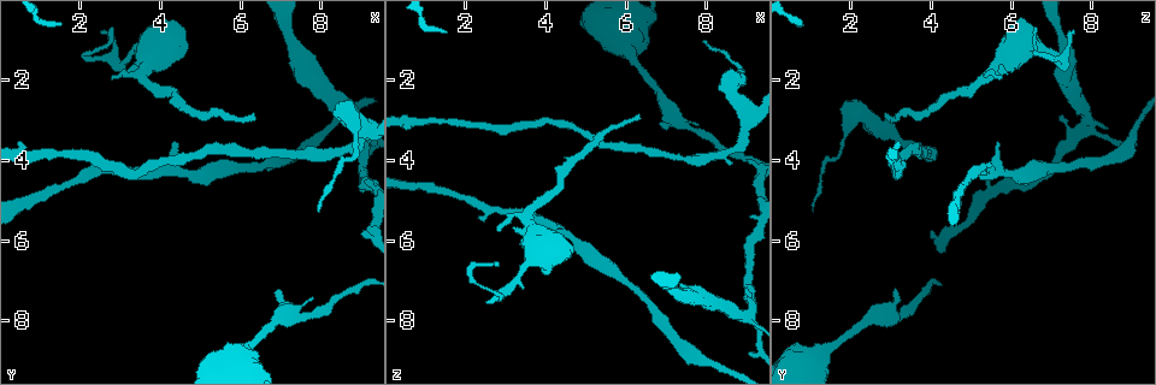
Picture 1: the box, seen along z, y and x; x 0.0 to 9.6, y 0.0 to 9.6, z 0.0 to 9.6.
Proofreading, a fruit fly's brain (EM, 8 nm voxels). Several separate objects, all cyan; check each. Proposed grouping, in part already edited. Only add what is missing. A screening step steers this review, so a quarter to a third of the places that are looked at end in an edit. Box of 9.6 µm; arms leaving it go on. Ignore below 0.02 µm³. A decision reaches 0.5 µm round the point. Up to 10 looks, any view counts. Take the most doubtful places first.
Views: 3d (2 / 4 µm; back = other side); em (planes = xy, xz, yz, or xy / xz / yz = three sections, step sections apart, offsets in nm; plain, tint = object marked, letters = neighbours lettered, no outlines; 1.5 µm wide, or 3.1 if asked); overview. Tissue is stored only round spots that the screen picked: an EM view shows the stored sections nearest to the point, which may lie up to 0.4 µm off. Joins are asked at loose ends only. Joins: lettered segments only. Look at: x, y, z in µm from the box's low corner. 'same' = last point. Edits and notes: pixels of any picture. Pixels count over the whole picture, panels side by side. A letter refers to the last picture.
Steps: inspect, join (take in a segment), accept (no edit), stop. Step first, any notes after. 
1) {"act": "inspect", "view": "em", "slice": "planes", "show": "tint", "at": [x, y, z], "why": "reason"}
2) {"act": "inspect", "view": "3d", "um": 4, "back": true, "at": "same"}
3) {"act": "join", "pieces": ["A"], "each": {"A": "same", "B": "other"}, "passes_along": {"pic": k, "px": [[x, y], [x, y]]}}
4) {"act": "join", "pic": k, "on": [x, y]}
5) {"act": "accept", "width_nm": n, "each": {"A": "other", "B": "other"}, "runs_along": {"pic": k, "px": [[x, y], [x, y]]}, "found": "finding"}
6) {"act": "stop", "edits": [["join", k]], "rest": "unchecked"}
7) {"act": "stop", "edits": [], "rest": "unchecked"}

{"act": "inspect", "view": "3d", "um": 4, "back": true, "at": [9.00, 2.90, 7.15], "why": "free end"}

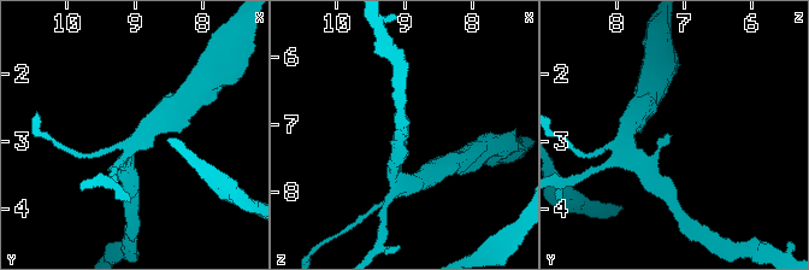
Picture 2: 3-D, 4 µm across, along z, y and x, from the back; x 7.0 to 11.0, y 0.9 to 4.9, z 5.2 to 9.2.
{"act": "inspect", "view": "em", "slice": "planes", "show": "plain", "at": "same", "why": "need the tissue"}

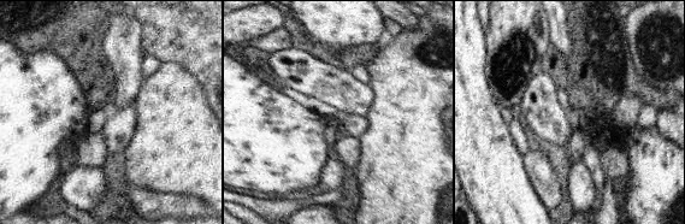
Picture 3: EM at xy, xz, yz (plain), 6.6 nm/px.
{"act": "inspect", "view": "em", "slice": "planes", "show": "letters", "at": "same"}

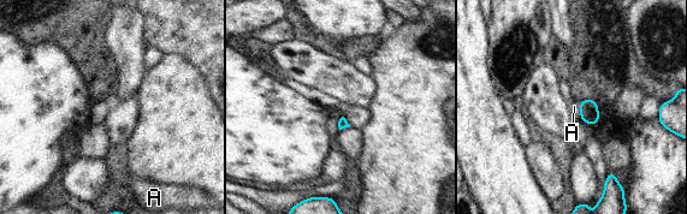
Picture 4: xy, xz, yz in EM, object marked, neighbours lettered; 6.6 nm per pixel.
{"act": "accept", "longest_contact_nm": ["A", 110], "each": {"A": "other"}, "border": {"pic": 4, "px": [[576, 102], [580, 110], [580, 118]]}, "found": "none of them fits"}

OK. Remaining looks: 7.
{"act": "inspect", "view": "em", "slice": "planes", "show": "letters", "at": [9.05, 5.85, 4.00], "why": "branch stops here"}

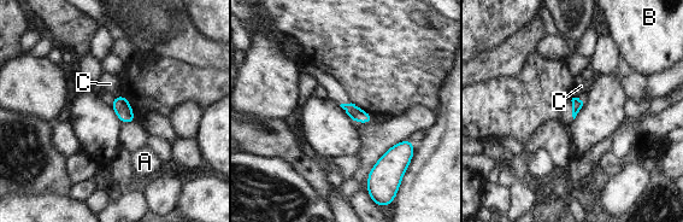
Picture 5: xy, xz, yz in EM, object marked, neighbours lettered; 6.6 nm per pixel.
{"act": "accept", "each": {"A": "other", "B": "other", "C": "other"}, "found": "no lettered segment goes on from it"}

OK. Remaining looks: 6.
{"act": "inspect", "view": "em", "slice": "yz", "step": 8, "show": "letters", "at": [6.90, 7.25, 3.15], "why": "free end"}

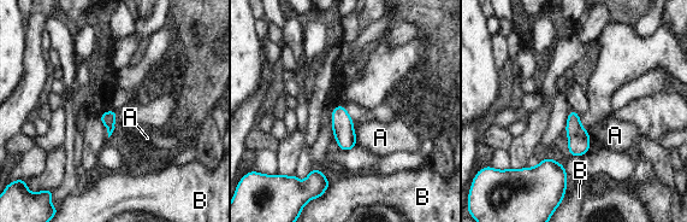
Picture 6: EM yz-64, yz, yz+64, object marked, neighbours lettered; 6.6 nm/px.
{"act": "accept", "each": {"A": "other", "B": "other"}, "found": "no lettered segment goes on from it"}

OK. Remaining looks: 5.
{"act": "inspect", "view": "em", "slice": "yz", "step": 8, "show": "letters", "at": [7.90, 5.25, 1.05], "why": "an open end"}

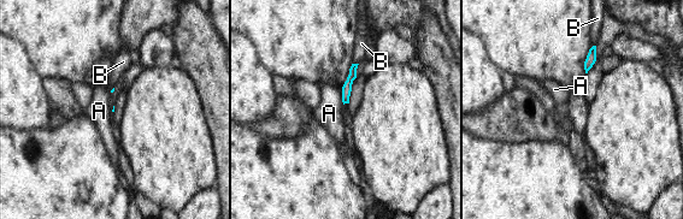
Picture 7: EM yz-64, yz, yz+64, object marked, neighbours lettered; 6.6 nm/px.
{"act": "accept", "each": {"A": "other", "B": "other"}, "border": {"pic": 7, "px": [[339, 88], [343, 104]]}, "found": "none of them fits"}

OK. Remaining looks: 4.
{"act": "stop", "edits": [], "rest": "unchecked"}

